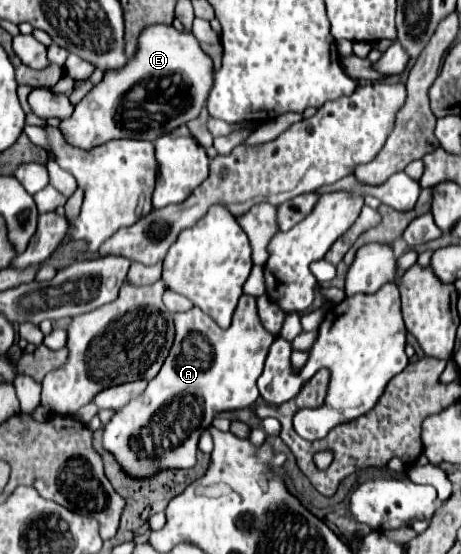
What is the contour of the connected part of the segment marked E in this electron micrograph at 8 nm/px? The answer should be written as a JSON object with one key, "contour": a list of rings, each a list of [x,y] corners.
{"contour":[[[152,24],[138,36],[138,50],[118,70],[106,70],[104,78],[80,100],[74,114],[60,128],[70,144],[90,150],[114,138],[156,140],[166,132],[198,118],[214,86],[212,58],[200,48],[192,30],[176,30],[168,24]]]}

